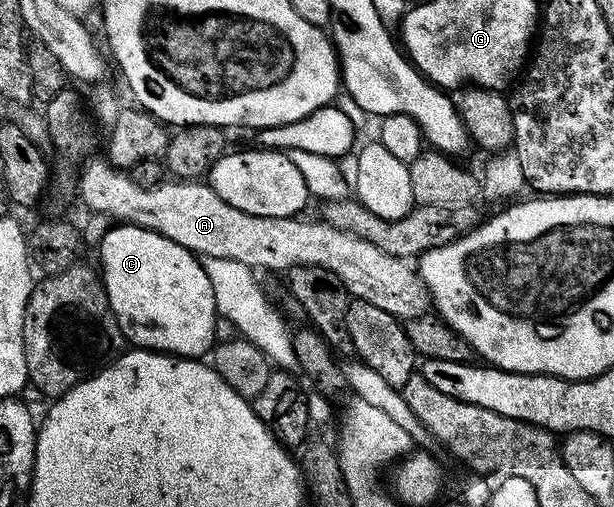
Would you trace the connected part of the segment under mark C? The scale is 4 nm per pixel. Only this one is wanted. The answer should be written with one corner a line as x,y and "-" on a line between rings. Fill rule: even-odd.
113,225
104,235
104,240
99,243
100,263
104,266
102,278
104,288
108,294
108,300
112,306
114,317
122,329
125,340
129,344
135,345
140,349
151,349
153,351
162,351
169,355
179,355
181,357
204,357
211,352
216,343
216,306
214,305
214,289
210,289
210,277
206,277
206,269
203,262
193,252
188,251
182,245
162,237
156,231
148,231
144,227
134,227
131,225

